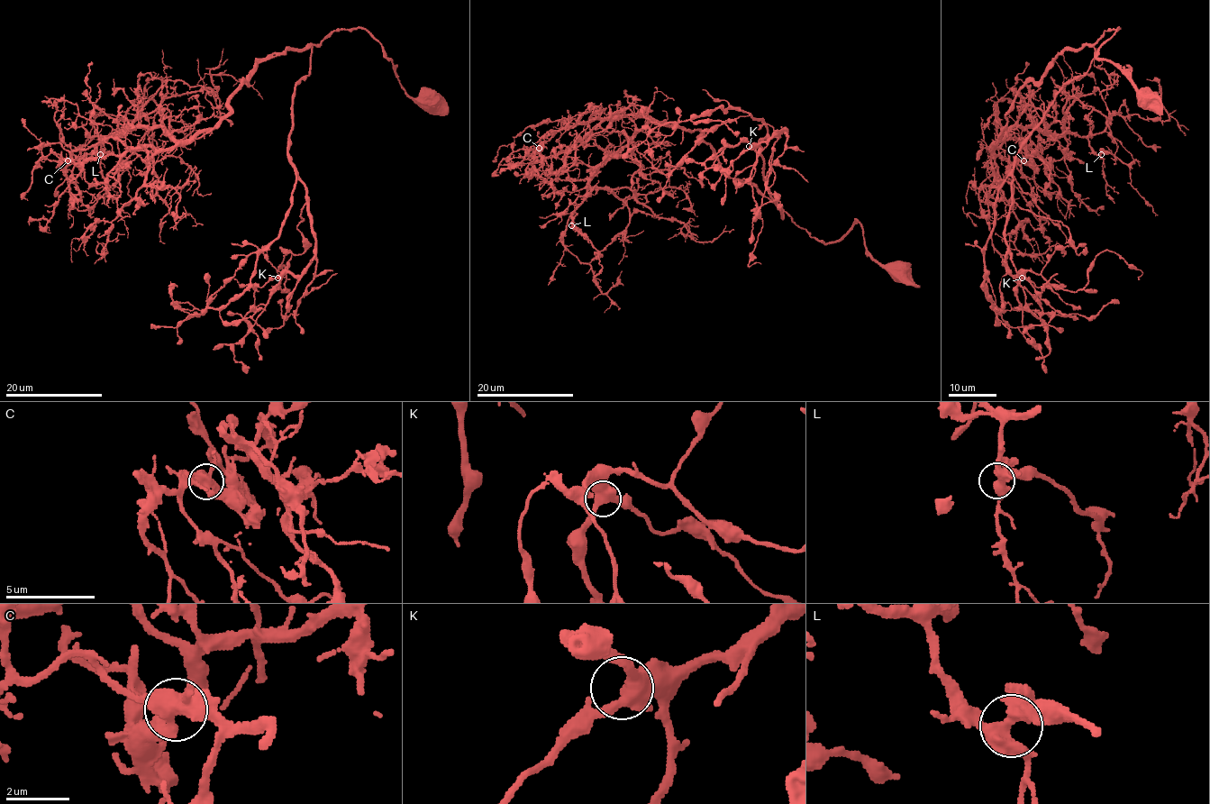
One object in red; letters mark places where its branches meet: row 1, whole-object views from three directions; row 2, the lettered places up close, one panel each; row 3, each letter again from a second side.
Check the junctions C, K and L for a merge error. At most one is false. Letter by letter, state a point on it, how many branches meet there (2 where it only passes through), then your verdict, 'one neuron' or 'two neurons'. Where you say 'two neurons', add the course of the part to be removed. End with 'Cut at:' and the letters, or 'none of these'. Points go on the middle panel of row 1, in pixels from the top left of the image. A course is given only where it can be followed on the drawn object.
C: (539, 148) | 3 | two neurons | (539, 148), (535, 152), (539, 173), (542, 174), (547, 166), (554, 173), (561, 174)
K: (749, 146) | 3 | one neuron
L: (571, 225) | 3 | one neuron
Cut at: C

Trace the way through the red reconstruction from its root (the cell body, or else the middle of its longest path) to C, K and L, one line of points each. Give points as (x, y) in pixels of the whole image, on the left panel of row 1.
C: (428, 102), (406, 93), (365, 30), (337, 28), (319, 44), (267, 55), (213, 128), (161, 150), (68, 160)
K: (428, 102), (365, 30), (313, 44), (288, 154), (314, 259), (277, 278)
L: (428, 102), (365, 30), (337, 28), (267, 55), (213, 128), (182, 141), (130, 128), (100, 154)

